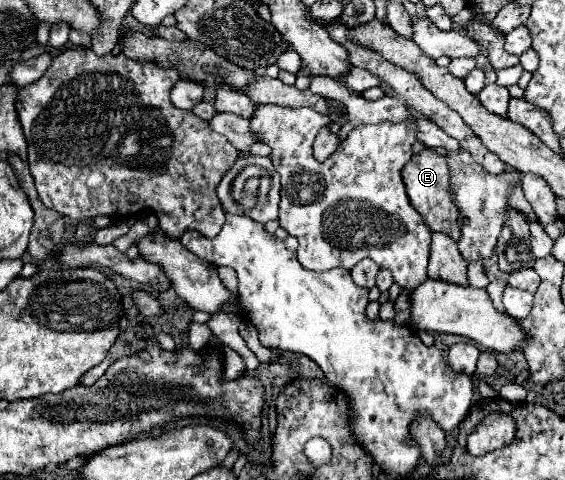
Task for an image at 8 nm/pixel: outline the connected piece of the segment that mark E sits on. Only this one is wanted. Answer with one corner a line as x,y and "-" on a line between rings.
424,148
420,154
416,154
408,160
408,164
402,170
402,180
406,184
408,198
410,198
412,206
420,212
424,224
430,230
444,232
444,234
452,236
452,240
458,240
460,238
460,222
458,222
460,216
458,216
456,208
452,208
452,196
448,196
446,156
440,156
438,152

